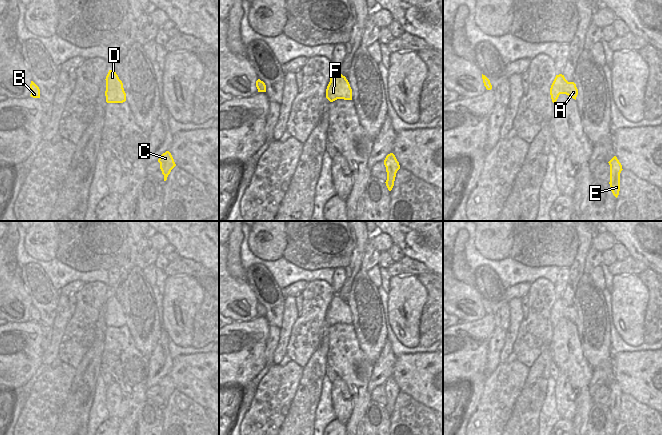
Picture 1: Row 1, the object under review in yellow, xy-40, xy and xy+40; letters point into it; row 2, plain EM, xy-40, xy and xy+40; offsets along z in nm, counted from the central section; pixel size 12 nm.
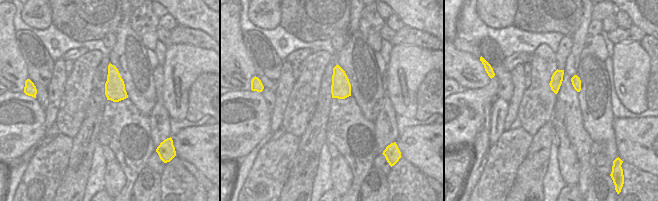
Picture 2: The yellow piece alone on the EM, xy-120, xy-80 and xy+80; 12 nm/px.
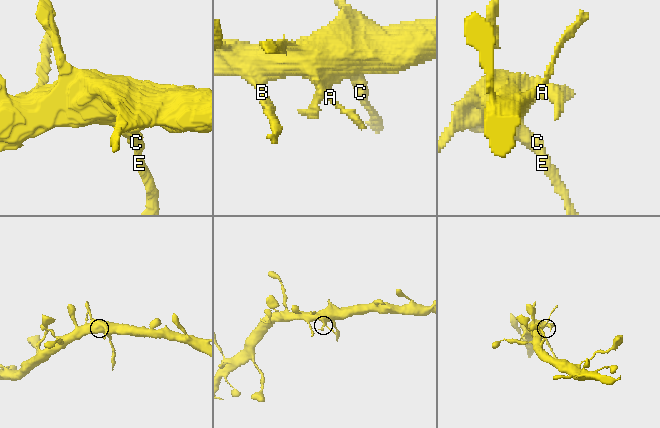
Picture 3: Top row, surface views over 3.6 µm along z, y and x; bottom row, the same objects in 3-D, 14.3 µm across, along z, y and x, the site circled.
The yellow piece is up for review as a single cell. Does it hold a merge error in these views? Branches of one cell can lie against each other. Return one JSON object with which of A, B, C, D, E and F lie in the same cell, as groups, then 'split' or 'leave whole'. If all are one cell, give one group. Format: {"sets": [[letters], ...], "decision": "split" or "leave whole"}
{"sets": [["A", "B", "C", "D", "F"], ["E"]], "decision": "split"}

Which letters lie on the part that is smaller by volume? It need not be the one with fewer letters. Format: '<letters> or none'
E

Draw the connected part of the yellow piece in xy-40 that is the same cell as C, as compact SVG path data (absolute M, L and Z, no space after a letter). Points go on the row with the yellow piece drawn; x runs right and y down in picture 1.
M169 151L163 153L158 159L158 162L160 163L160 169L162 172L165 170L171 172L171 170L176 166L174 159Z

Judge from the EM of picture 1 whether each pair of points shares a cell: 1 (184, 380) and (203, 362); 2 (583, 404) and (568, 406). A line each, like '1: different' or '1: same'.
1: same
2: different

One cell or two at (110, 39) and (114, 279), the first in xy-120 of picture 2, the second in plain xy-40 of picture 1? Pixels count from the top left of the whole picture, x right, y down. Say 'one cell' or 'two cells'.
one cell

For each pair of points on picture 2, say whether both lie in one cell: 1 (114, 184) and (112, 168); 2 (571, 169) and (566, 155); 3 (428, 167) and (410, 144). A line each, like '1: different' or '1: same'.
1: same
2: same
3: same

